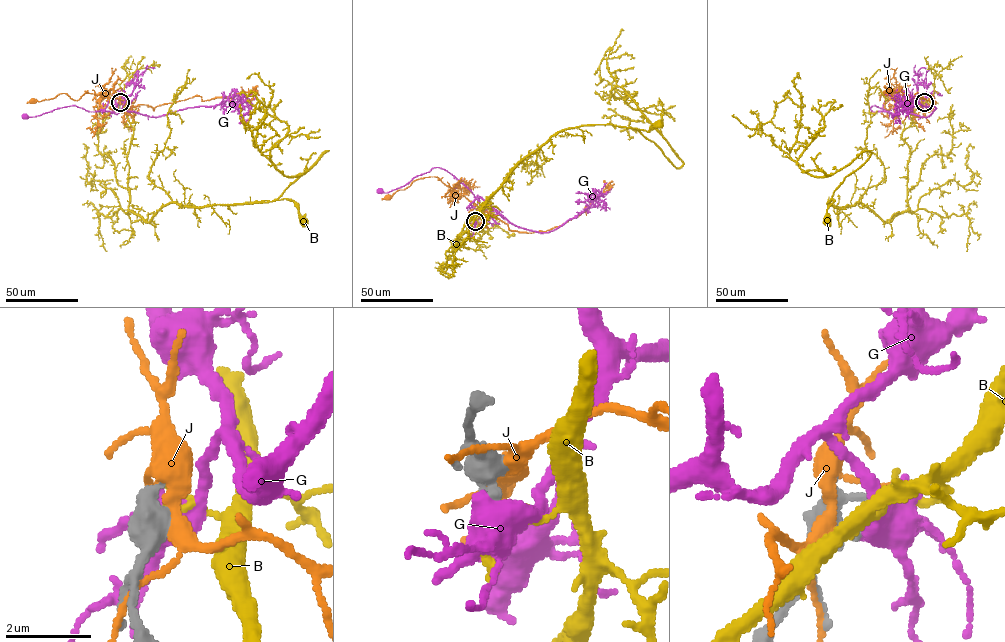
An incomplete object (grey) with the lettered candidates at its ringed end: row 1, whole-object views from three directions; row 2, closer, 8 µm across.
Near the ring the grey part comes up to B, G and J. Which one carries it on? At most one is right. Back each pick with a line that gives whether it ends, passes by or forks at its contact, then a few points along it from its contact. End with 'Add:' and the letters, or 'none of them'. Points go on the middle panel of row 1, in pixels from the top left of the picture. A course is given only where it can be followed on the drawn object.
Add: none of them

